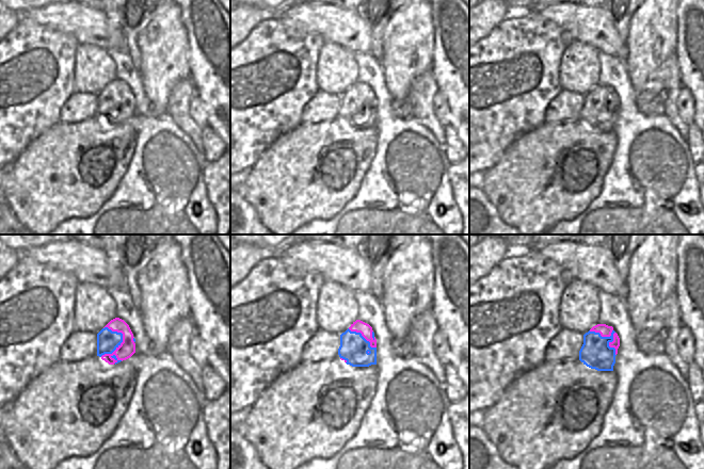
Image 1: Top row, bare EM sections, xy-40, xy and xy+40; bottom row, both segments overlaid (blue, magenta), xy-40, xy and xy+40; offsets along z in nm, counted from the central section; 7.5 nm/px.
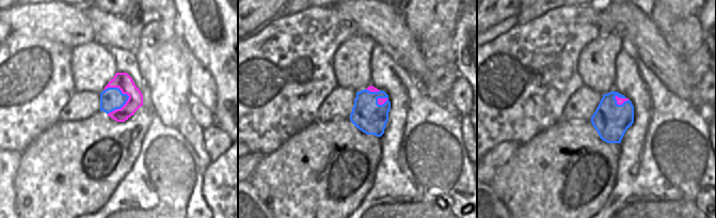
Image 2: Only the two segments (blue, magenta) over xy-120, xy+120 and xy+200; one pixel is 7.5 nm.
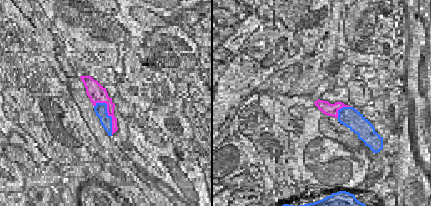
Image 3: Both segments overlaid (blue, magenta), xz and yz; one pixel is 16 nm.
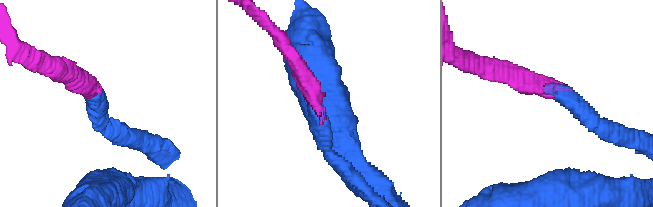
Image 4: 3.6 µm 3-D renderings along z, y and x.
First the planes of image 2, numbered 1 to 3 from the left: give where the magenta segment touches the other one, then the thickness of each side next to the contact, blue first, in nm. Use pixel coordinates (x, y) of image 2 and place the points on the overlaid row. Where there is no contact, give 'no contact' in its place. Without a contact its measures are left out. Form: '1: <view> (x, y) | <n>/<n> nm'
1: xy-120 (125, 103) | 170/130 nm
2: xy+120 (383, 104) | 240/50 nm
3: xy+200 (621, 97) | 260/50 nm

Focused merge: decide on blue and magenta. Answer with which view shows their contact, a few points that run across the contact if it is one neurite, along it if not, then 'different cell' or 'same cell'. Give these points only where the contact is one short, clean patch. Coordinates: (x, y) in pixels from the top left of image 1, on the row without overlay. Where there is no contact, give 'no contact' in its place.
xy-40 | same cell

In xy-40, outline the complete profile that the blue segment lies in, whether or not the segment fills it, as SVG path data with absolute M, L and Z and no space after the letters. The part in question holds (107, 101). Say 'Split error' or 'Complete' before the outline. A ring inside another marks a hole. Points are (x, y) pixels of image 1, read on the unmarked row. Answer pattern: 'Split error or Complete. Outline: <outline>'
Split error. Outline: M115 79L97 95L97 117L109 126L116 126L135 114L134 103L129 86Z

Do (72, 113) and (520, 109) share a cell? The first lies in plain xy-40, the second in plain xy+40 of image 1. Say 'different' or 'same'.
different

